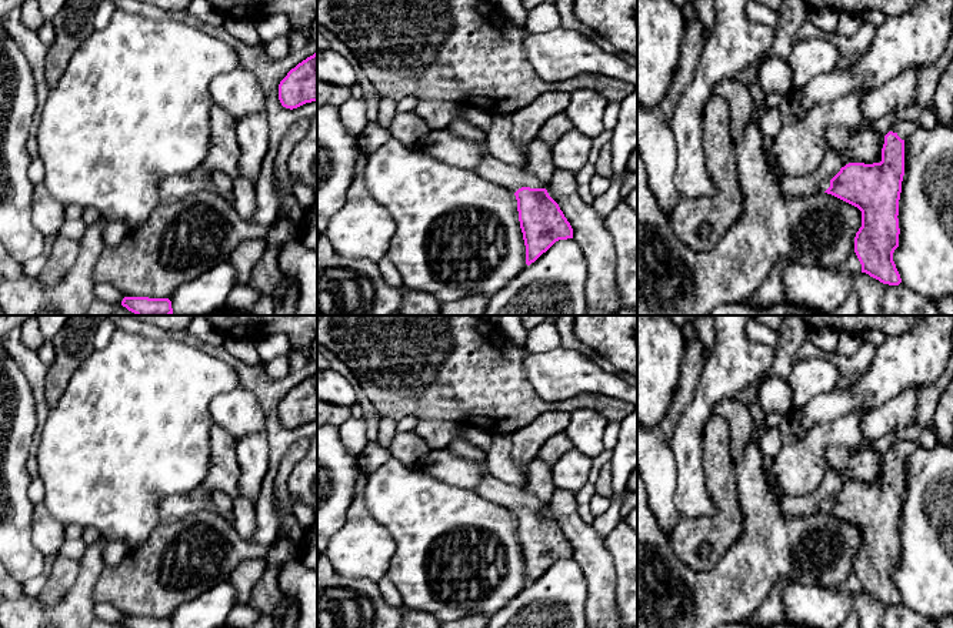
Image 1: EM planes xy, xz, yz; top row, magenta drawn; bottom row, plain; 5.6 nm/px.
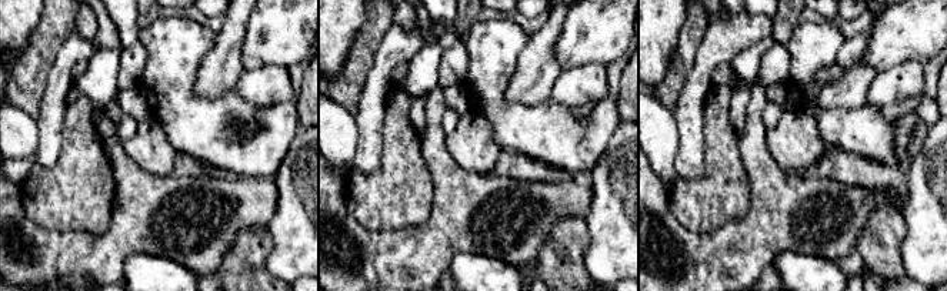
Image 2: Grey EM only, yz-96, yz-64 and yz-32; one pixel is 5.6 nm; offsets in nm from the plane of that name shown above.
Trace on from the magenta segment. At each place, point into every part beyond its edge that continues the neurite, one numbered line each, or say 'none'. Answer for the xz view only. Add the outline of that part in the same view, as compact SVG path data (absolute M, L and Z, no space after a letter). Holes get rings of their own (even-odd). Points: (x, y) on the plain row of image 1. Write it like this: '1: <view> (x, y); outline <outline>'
1: xz (507, 495); outline M490 472L484 475L474 490L480 497L516 512L522 507L542 508L539 500L526 488L520 488L502 480Z

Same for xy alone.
none

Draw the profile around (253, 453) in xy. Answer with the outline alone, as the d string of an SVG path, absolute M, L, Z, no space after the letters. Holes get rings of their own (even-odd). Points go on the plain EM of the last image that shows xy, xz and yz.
M266 432L247 434L236 440L236 455L241 471L240 494L256 505L270 460Z

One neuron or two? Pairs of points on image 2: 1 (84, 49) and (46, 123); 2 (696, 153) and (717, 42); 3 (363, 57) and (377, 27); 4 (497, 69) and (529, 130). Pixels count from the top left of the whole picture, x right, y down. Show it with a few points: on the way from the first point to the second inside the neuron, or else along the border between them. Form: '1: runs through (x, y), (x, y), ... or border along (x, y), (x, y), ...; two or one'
1: runs through (64, 64), (53, 103); one
2: runs through (692, 126), (692, 97), (703, 69); one
3: runs through (363, 50), (370, 34); one
4: runs through (497, 84), (497, 101), (513, 117); one

